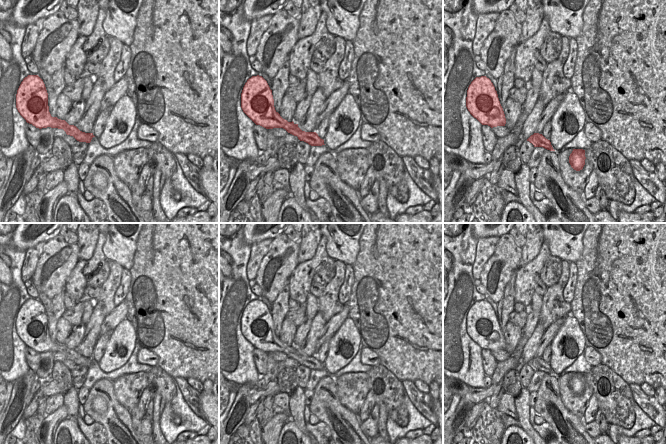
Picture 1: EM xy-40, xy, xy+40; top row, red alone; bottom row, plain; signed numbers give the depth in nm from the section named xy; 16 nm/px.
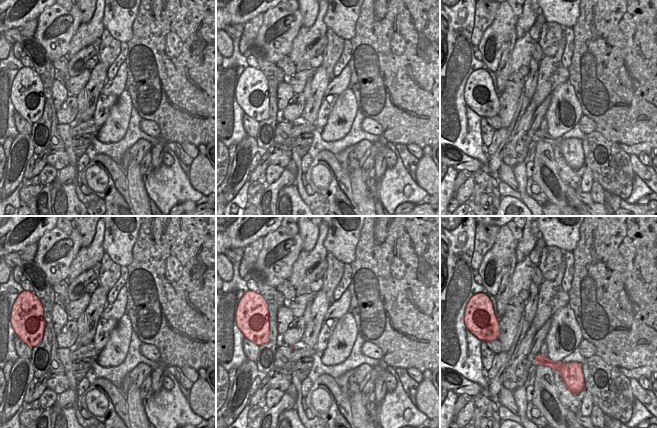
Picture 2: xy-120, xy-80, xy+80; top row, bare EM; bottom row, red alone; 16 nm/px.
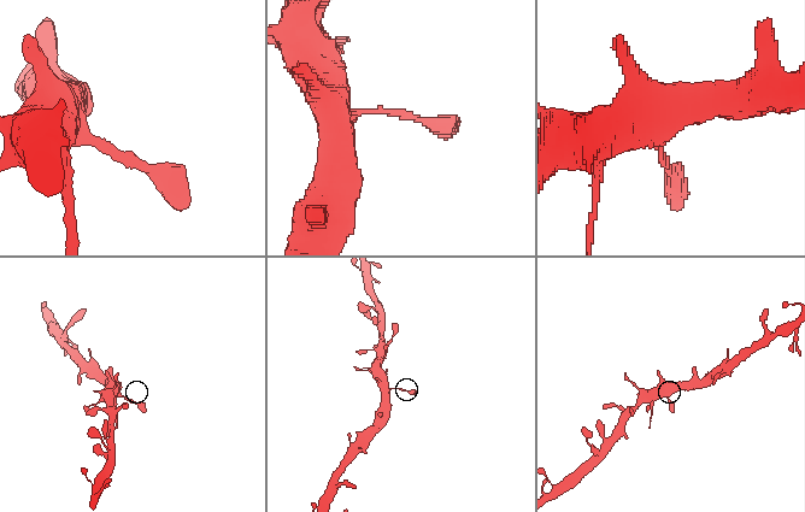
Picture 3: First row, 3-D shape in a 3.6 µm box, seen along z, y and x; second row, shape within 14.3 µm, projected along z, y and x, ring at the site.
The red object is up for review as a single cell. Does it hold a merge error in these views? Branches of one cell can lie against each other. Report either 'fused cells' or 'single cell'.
single cell

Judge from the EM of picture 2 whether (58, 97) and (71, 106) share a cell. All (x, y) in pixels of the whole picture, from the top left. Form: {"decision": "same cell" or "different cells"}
{"decision": "different cells"}

